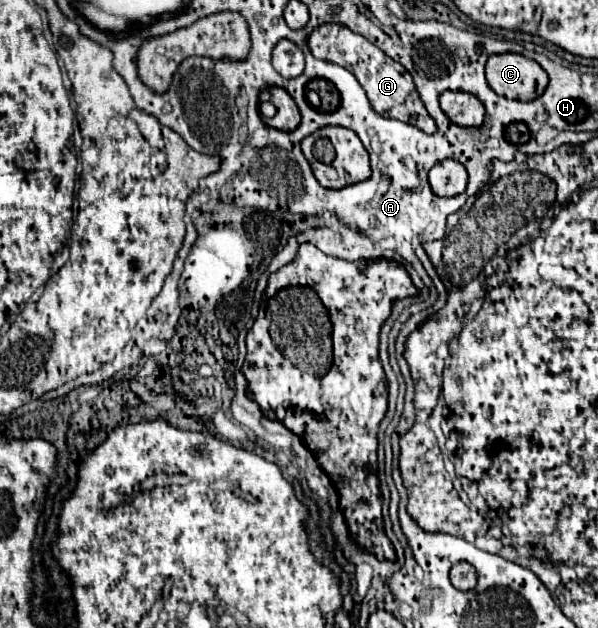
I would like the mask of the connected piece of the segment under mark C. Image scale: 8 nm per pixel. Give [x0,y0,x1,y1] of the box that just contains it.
[487,54,547,102]

